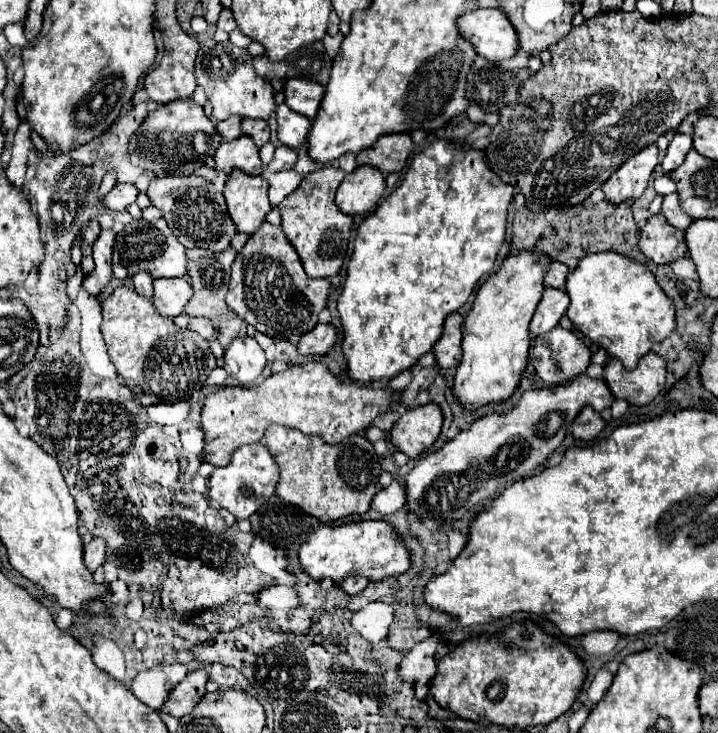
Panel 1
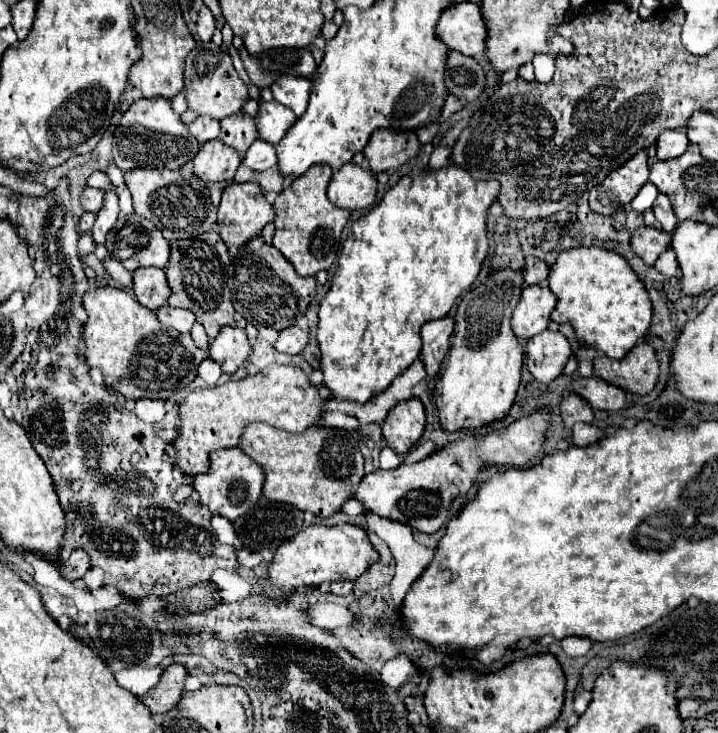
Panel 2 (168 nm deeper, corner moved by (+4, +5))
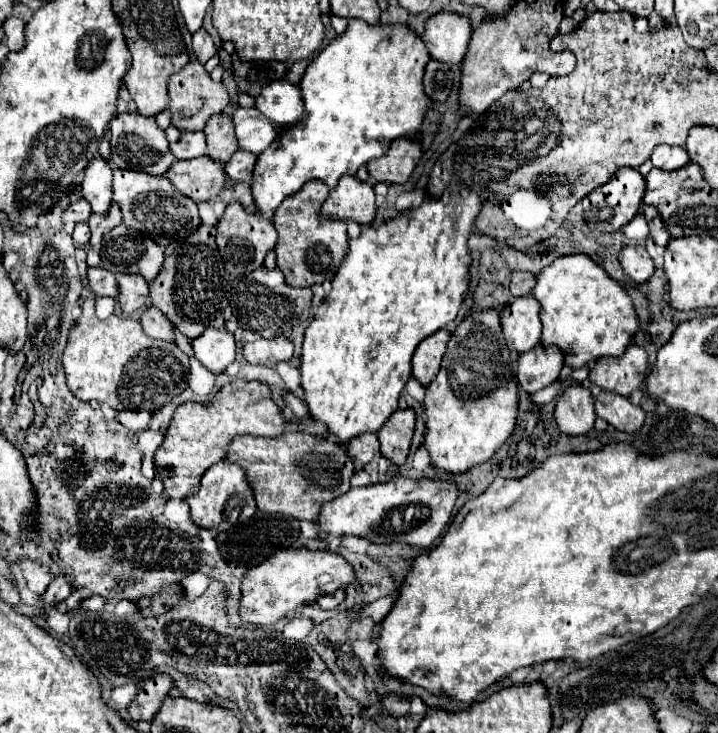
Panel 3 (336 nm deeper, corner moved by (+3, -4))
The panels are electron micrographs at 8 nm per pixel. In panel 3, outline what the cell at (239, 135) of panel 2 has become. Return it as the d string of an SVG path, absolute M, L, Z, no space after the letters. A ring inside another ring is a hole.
M216 115L212 117L204 127L206 139L208 139L208 153L212 159L220 163L228 163L228 157L236 153L240 147L236 145L236 135L232 129L232 117L230 115Z

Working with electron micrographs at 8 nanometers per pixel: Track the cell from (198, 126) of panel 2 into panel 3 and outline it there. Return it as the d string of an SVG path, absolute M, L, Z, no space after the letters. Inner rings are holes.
M204 131L182 133L176 143L170 143L170 151L176 155L176 159L194 159L204 155L204 145Z

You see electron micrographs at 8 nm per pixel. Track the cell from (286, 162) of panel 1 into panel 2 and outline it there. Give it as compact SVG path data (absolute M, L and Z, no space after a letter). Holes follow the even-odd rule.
M255 140L249 150L243 154L243 160L241 160L245 166L249 166L251 170L255 172L261 172L261 170L267 170L267 168L273 168L277 164L277 156L275 156L275 146L273 144L267 144L263 140Z

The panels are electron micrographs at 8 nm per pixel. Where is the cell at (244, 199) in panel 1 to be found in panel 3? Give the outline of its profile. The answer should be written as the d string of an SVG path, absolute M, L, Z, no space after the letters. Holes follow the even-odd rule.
M232 201L216 225L216 243L218 243L218 251L222 255L226 271L232 275L246 275L246 273L258 269L264 263L266 253L270 249L274 249L276 229L274 229L272 221L266 219L262 213L246 211L242 203Z

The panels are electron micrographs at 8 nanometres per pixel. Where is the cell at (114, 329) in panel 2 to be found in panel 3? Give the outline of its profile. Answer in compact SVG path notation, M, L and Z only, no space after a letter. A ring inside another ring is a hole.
M90 297L90 299L84 299L84 303L82 303L82 317L76 319L76 325L72 327L72 331L70 331L70 335L68 335L68 345L66 345L64 355L62 355L62 365L64 365L64 371L66 371L66 383L68 383L70 391L72 391L78 399L82 399L82 401L92 401L92 399L96 399L98 403L108 403L108 405L114 407L114 409L132 409L132 411L140 411L140 409L144 409L144 411L156 411L156 409L164 407L170 399L178 397L178 395L188 387L188 377L190 377L188 357L186 357L174 343L150 339L150 337L142 331L142 325L140 325L138 319L122 319L122 317L118 317L118 315L112 315L112 317L108 317L106 321L100 321L100 319L96 317L94 299L92 299L92 297Z

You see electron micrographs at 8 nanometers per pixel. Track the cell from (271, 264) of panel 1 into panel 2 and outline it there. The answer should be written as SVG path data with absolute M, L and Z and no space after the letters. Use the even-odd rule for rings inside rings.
M261 236L251 240L247 248L241 248L229 268L231 300L235 310L253 326L271 326L283 330L293 326L299 316L305 314L309 302L315 296L315 278L301 278L295 274L291 262L273 246L267 246Z

